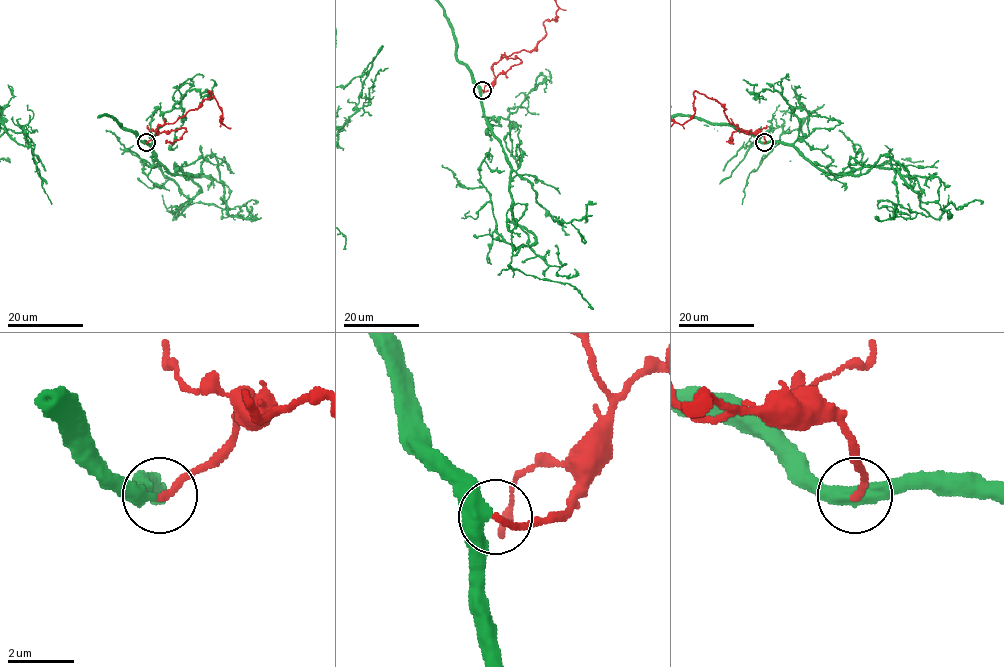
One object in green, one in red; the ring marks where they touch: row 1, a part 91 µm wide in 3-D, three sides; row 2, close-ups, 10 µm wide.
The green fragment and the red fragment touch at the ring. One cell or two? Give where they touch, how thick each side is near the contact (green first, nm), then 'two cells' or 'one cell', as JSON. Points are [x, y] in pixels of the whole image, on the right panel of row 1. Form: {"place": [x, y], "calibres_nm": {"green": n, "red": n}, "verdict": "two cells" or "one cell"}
{"place": [764, 142], "calibres_nm": {"green": 440, "red": 200}, "verdict": "one cell"}

